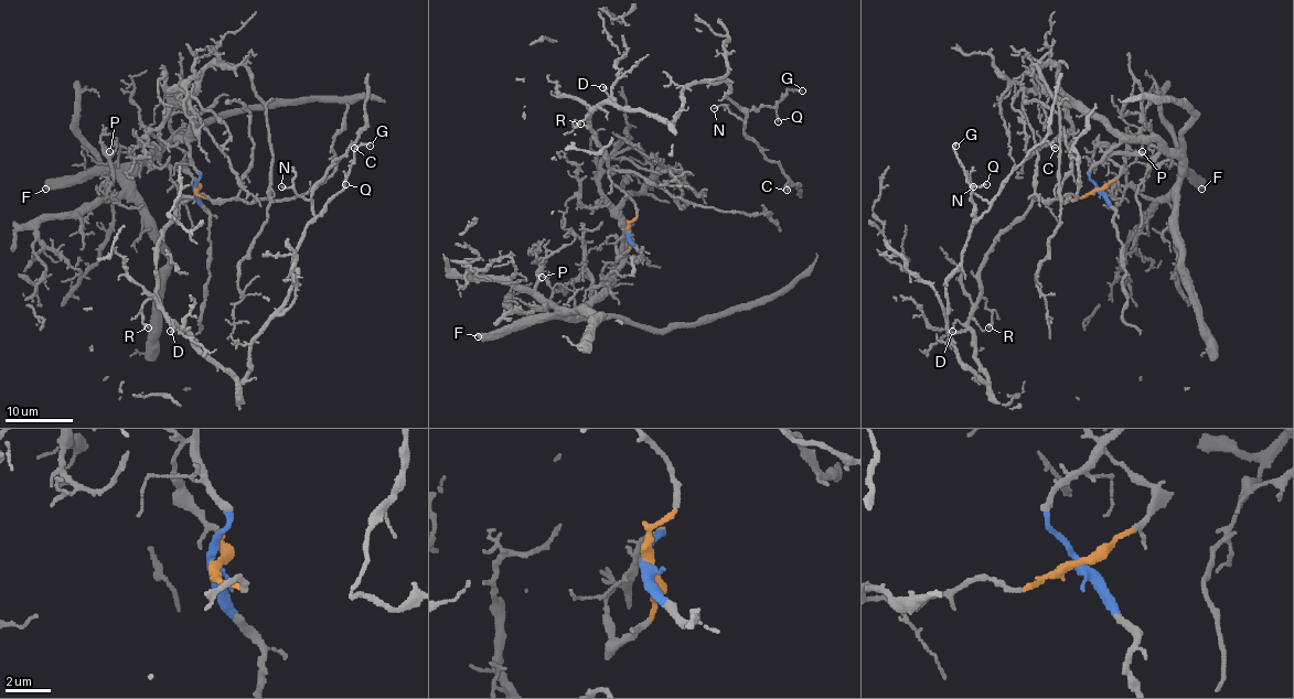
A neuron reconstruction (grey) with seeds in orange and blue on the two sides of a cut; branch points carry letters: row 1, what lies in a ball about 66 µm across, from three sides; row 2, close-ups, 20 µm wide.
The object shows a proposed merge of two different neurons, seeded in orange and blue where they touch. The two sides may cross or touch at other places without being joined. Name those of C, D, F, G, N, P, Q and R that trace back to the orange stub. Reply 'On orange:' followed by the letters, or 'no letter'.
On orange: C, D, G, N, Q, R

